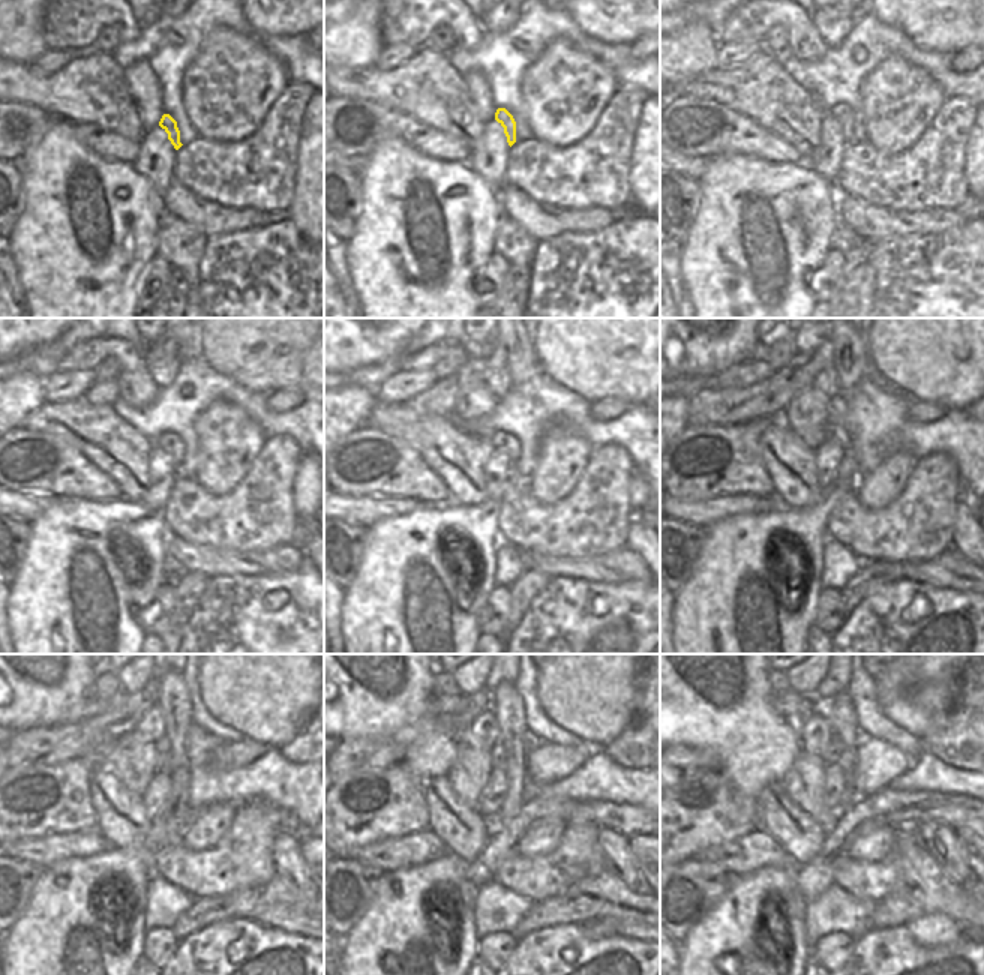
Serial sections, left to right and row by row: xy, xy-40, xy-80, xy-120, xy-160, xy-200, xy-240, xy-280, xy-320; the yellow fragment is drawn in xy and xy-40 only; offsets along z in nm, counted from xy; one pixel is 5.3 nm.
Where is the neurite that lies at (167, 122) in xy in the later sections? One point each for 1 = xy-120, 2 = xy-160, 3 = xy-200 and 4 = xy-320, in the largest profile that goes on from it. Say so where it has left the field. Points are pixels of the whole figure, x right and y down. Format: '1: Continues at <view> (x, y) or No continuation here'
1: Continues at xy-120 (170, 443)
2: Continues at xy-160 (504, 441)
3: Continues at xy-200 (836, 434)
4: Continues at xy-320 (831, 755)

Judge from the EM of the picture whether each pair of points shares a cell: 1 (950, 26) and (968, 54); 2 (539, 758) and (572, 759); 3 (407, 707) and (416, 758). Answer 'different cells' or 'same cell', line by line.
1: different cells
2: same cell
3: same cell

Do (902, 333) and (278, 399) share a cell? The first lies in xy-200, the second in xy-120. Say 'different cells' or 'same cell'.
different cells

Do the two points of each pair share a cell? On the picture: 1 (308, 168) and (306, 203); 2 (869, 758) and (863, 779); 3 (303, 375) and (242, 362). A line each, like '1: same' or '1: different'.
1: same
2: same
3: same

